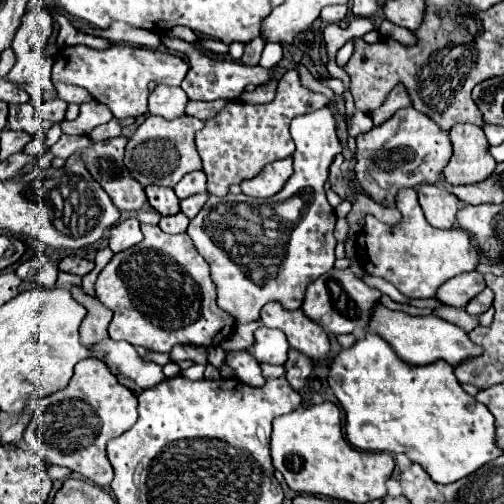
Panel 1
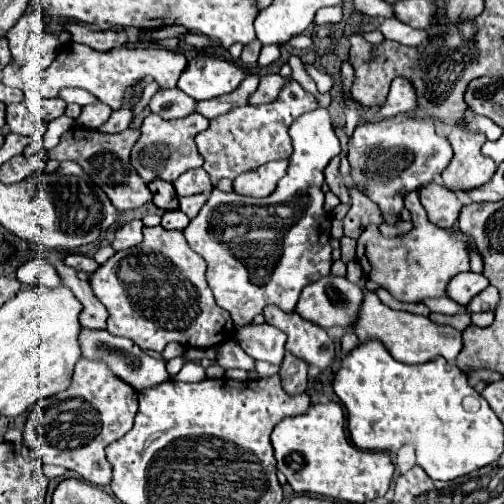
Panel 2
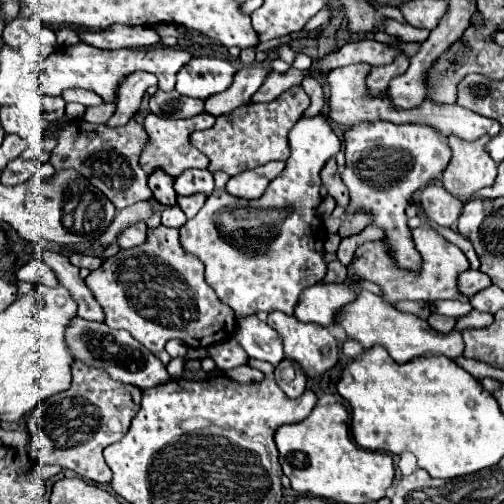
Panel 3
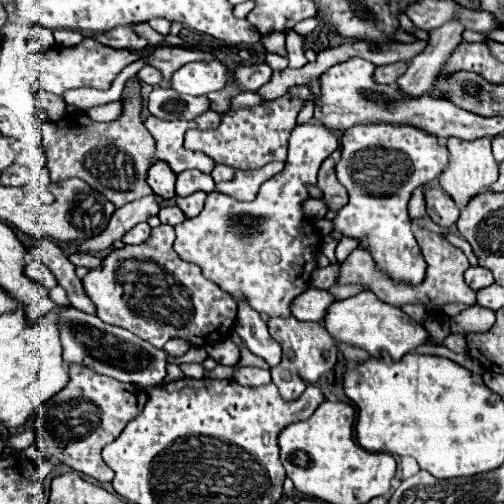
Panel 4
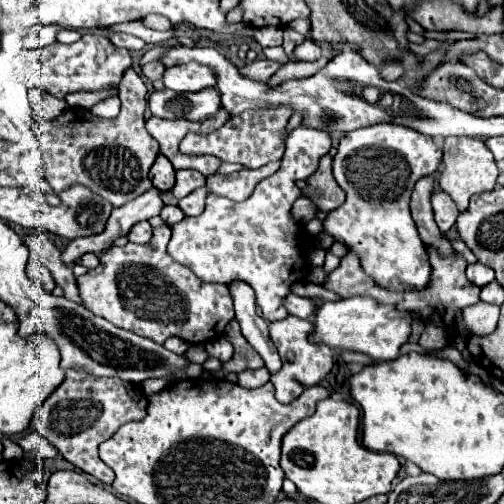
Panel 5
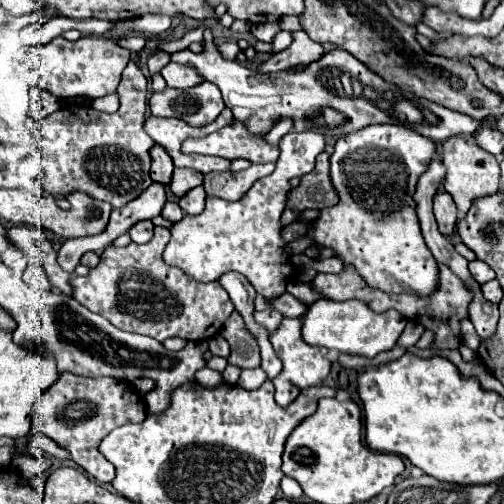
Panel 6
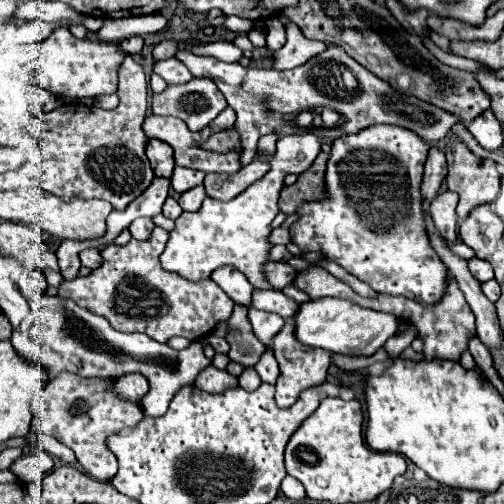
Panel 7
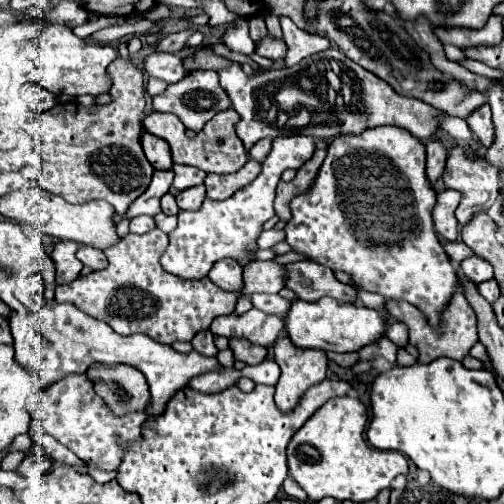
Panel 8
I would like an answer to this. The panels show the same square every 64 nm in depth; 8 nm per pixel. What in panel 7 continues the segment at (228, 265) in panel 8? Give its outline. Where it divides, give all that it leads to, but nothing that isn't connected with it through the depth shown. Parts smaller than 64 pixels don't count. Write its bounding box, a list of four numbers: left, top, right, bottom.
[212,268,252,306]

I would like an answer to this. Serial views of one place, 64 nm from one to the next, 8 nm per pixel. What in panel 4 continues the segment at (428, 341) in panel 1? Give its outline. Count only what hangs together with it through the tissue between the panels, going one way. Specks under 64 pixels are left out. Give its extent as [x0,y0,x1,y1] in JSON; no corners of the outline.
[324,292,466,360]

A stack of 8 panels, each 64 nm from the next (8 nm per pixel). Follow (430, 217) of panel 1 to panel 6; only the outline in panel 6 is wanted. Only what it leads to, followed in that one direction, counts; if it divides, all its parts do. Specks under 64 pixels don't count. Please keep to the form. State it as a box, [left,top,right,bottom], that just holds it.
[434,192,458,236]

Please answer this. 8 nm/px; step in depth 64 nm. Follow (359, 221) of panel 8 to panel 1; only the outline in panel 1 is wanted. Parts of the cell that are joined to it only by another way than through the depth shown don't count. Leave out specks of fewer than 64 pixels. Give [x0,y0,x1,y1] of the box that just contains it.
[356,108,452,206]

